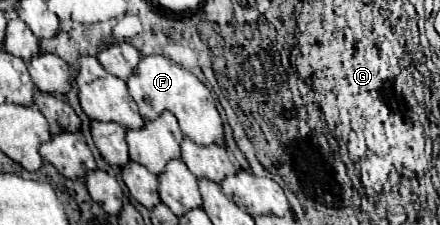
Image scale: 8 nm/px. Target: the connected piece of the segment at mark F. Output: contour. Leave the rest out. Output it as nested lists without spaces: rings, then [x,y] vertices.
[[[145,55],[133,69],[131,77],[127,79],[127,89],[133,101],[139,107],[143,119],[155,119],[163,109],[171,111],[185,137],[195,141],[197,145],[211,145],[223,141],[223,123],[219,111],[215,107],[211,91],[185,67],[173,63],[163,55]]]

